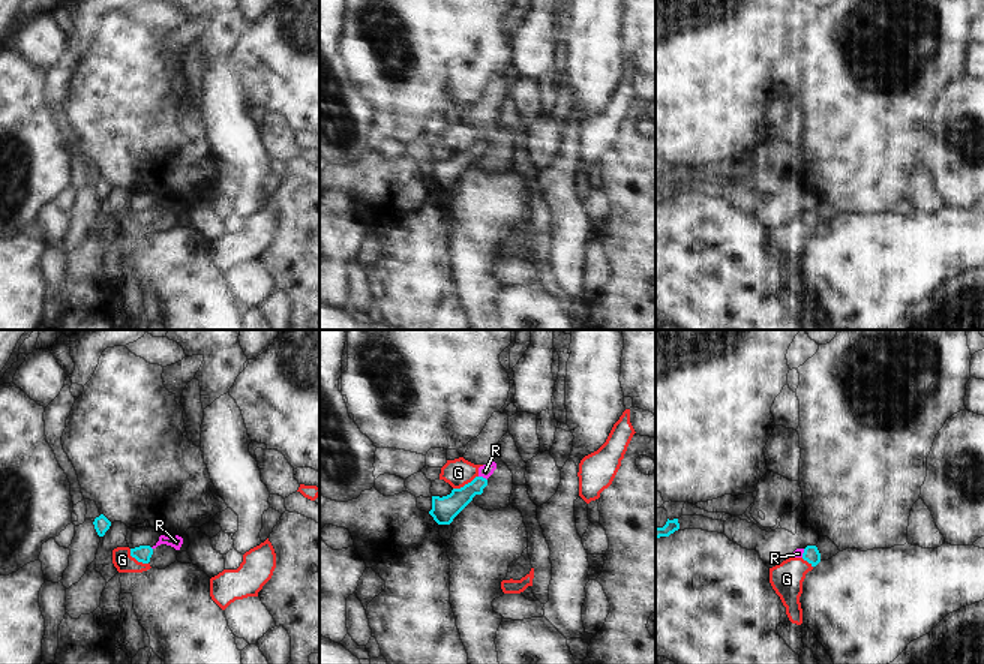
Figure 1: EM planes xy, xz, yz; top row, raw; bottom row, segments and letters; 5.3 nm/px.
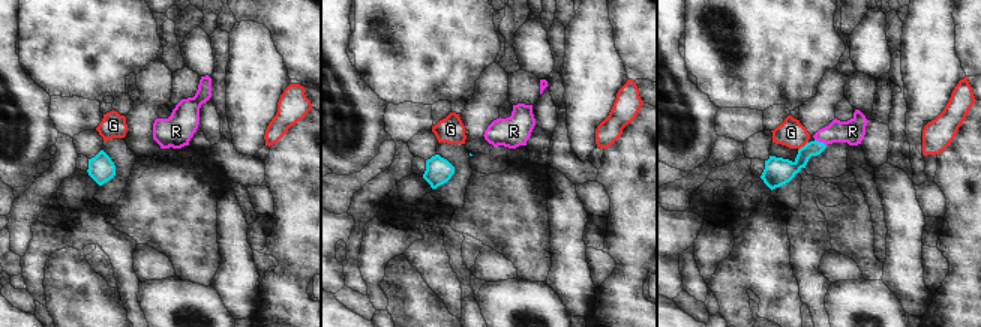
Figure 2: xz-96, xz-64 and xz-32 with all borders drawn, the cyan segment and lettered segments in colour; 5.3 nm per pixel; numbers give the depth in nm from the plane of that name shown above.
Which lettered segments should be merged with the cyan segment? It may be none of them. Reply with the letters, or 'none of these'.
R

